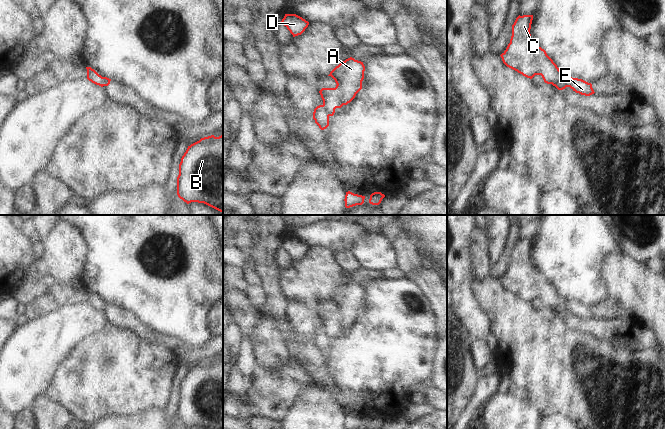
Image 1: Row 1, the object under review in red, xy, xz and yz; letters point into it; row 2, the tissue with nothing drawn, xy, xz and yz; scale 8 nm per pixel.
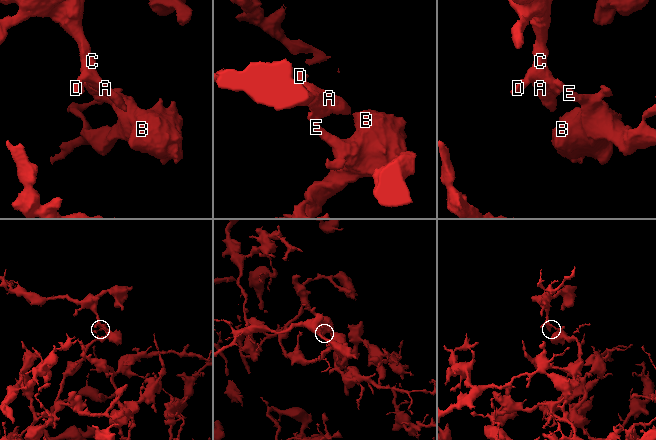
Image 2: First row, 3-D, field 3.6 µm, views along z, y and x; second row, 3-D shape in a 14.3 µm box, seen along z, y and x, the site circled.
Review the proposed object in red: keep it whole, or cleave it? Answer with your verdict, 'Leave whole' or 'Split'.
Split.

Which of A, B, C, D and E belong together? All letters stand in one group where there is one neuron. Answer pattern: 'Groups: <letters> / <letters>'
Groups: A C D / B E.

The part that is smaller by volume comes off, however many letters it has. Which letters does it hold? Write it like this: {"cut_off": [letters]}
{"cut_off": ["A", "C", "D"]}

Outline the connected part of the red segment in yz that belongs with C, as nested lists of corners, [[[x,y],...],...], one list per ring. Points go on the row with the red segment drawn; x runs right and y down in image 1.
[[[519,15],[516,18],[512,25],[510,43],[500,55],[502,61],[507,67],[527,78],[541,75],[545,83],[563,90],[568,87],[569,78],[559,70],[546,51],[532,41],[532,20],[533,15]]]

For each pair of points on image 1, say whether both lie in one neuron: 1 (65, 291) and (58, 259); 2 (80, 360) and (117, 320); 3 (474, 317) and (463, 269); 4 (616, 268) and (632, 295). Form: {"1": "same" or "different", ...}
{"1": "different", "2": "different", "3": "same", "4": "same"}

